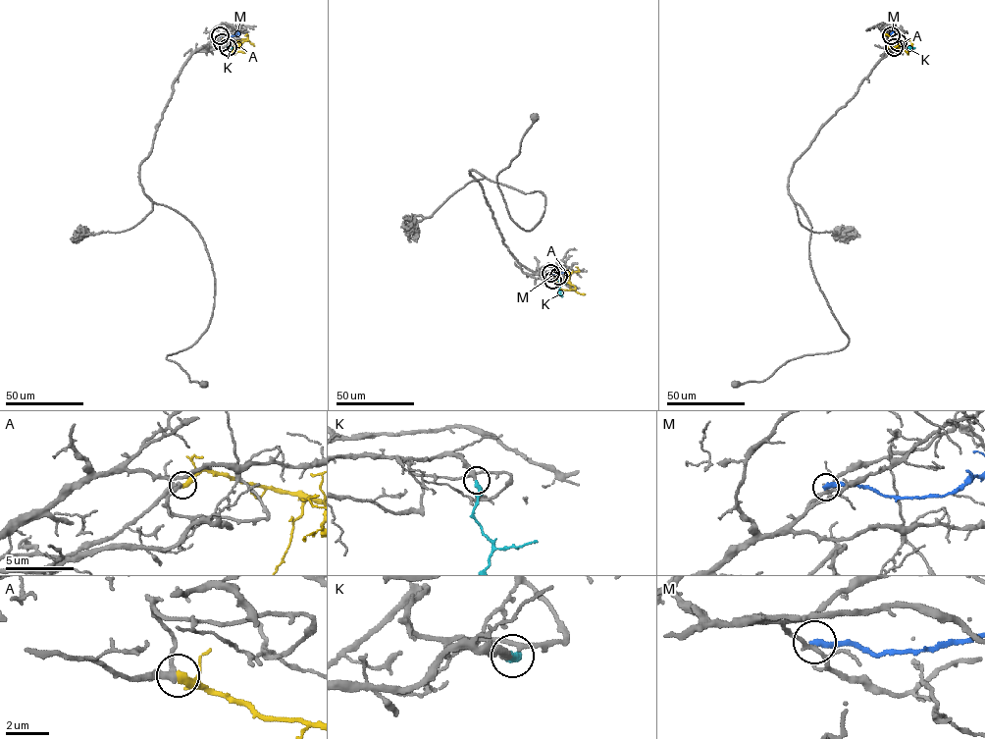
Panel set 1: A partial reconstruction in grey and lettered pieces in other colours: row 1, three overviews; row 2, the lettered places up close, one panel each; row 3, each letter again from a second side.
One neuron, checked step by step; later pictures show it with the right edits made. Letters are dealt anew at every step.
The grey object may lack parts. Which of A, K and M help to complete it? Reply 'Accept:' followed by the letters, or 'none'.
Accept: A, K

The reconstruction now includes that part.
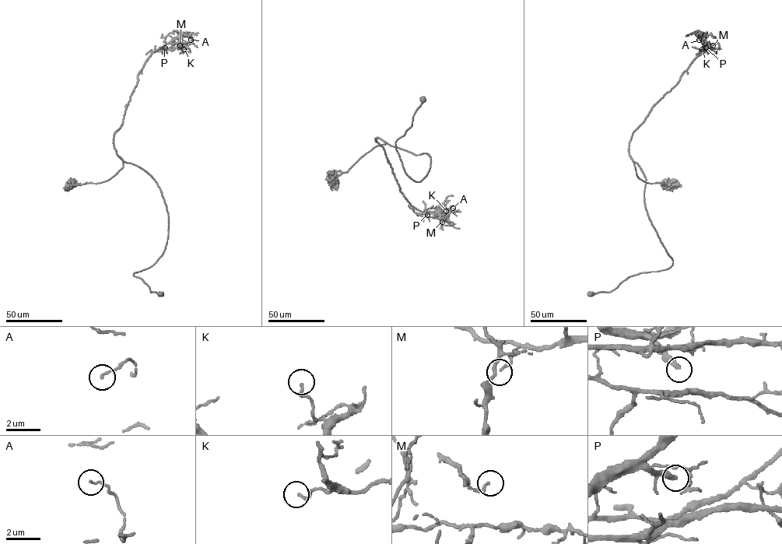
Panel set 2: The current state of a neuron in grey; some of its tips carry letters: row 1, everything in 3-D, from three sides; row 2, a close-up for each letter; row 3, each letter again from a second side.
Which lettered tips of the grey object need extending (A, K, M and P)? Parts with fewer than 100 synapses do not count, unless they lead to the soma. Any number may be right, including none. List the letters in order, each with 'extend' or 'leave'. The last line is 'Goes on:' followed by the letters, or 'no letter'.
A: leave
K: leave
M: leave
P: extend
Goes on: P

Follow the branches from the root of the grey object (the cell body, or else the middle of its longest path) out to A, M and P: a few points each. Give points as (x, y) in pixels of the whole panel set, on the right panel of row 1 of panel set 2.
A: (590, 293), (672, 264), (647, 214), (646, 177), (629, 142), (711, 45), (704, 48), (699, 40)
M: (590, 293), (672, 264), (647, 214), (646, 177), (629, 142), (713, 45)
P: (590, 293), (672, 264), (647, 214), (646, 177), (629, 142), (706, 47)

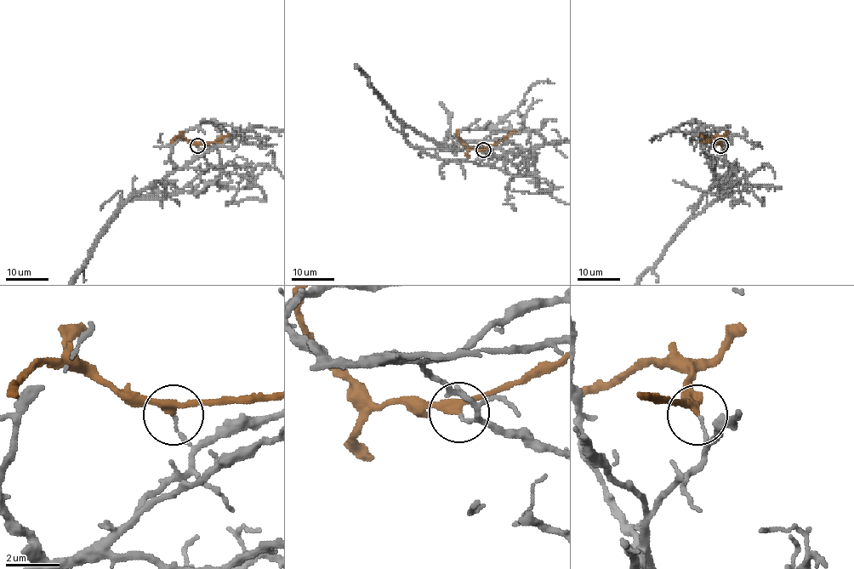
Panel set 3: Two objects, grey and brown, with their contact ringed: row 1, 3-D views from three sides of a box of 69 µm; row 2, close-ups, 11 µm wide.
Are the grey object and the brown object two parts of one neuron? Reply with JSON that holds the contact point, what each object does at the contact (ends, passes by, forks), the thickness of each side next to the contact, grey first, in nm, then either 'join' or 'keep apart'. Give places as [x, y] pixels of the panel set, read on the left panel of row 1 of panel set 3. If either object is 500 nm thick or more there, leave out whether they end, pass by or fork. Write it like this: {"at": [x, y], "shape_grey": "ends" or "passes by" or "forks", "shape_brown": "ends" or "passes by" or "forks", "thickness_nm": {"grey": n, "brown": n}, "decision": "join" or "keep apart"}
{"at": [197, 145], "shape_grey": "ends", "shape_brown": "passes by", "thickness_nm": {"grey": 110, "brown": 260}, "decision": "keep apart"}

